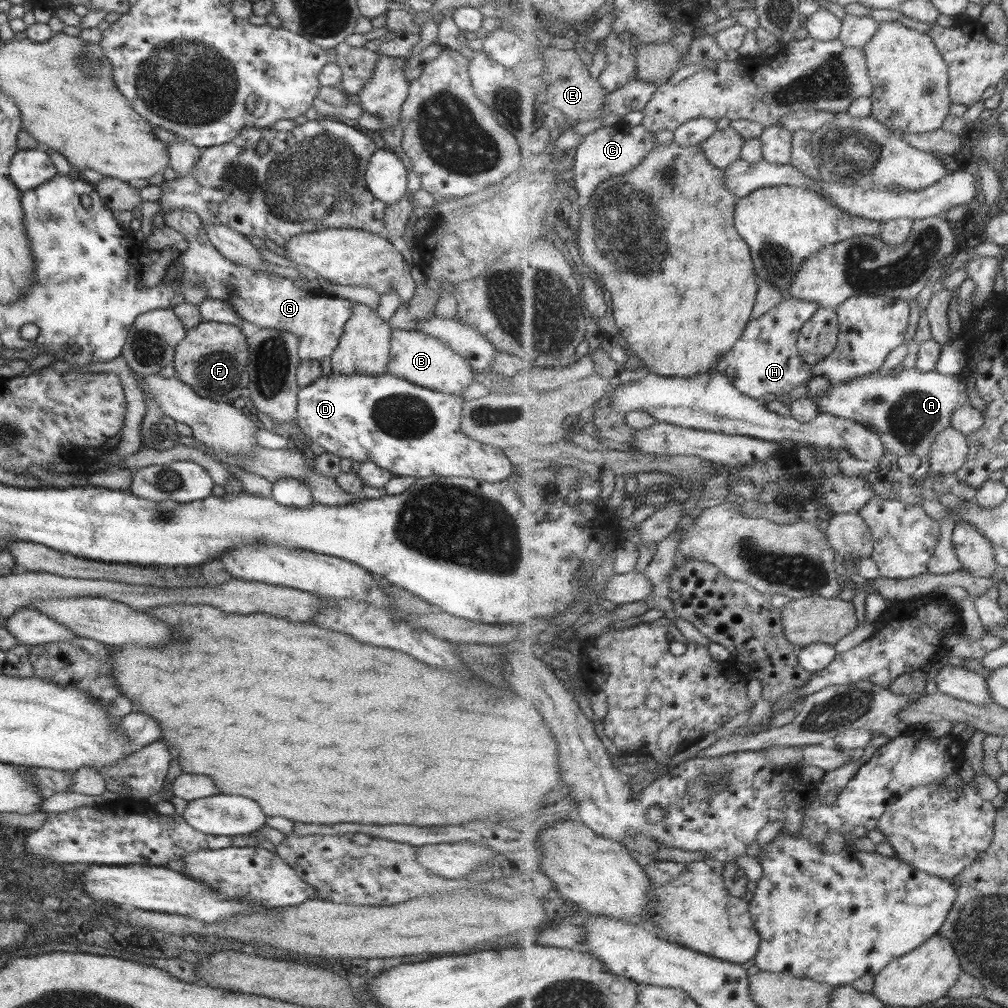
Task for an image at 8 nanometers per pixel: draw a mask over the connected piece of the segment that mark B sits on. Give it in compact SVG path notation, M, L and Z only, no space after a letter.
M391 329L386 372L420 388L461 397L463 390L473 381L474 370L447 345L432 336L417 330Z

